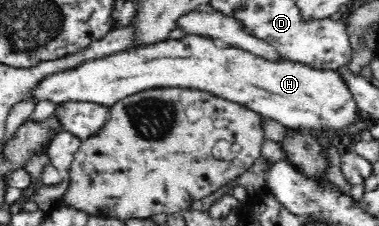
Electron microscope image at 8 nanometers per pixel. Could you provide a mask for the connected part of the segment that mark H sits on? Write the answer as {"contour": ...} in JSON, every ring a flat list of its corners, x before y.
{"contour":[[186,34,183,39,176,41,161,40,154,44,138,46,111,56,88,60,68,70,48,74,30,87,22,95,22,99,32,99,34,103,50,101,56,105,67,101,88,102,108,108,125,97,154,87,206,90,222,99,240,104,262,118,272,118,282,125,307,128,319,134,335,133,350,137,355,130,363,127,357,101,336,70,308,69,304,65,290,63,288,60,284,63,271,63,248,51,229,45,219,46,213,41,207,41,205,37,194,34]]}

